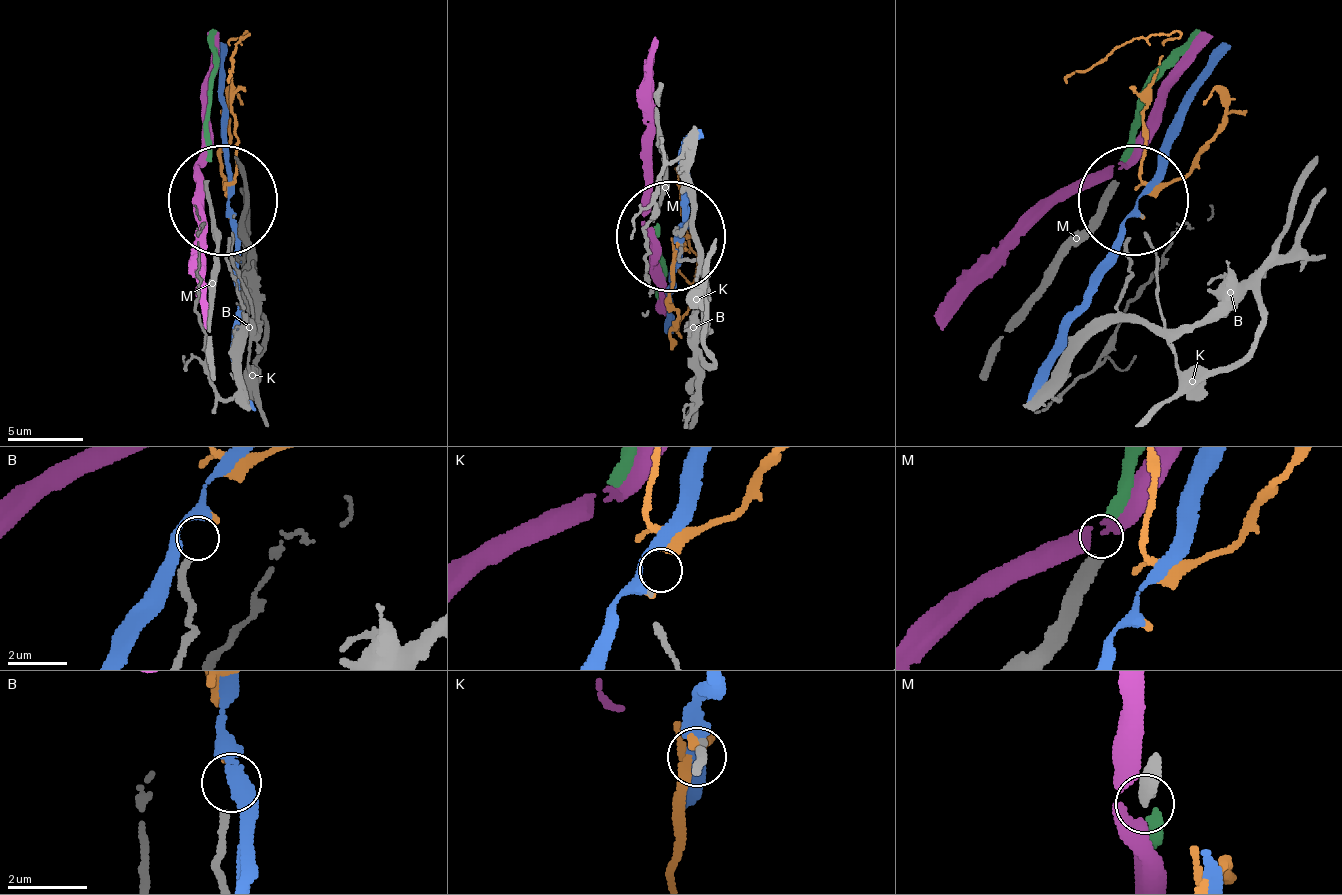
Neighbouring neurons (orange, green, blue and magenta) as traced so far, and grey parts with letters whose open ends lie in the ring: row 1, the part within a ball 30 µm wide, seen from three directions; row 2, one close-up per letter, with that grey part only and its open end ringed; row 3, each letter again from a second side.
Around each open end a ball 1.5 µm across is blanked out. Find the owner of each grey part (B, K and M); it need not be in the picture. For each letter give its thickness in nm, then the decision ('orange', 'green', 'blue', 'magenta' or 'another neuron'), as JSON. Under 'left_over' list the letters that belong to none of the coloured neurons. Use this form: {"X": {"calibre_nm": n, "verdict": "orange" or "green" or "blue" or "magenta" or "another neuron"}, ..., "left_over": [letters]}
{"B": {"calibre_nm": 200, "verdict": "orange"}, "K": {"calibre_nm": 100, "verdict": "another neuron"}, "M": {"calibre_nm": 380, "verdict": "green"}, "left_over": ["K"]}

